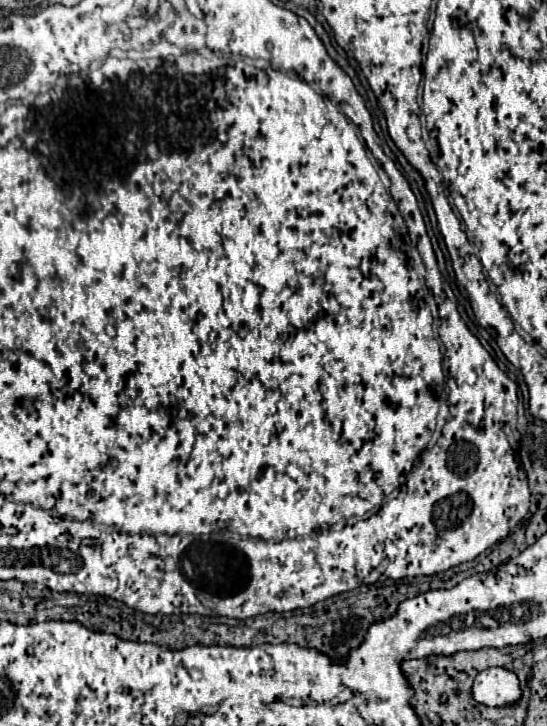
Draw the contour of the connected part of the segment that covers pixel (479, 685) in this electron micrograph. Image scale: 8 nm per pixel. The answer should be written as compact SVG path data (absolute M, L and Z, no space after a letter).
M488 668L474 680L474 698L484 706L510 706L520 698L520 684L516 674L506 668Z

